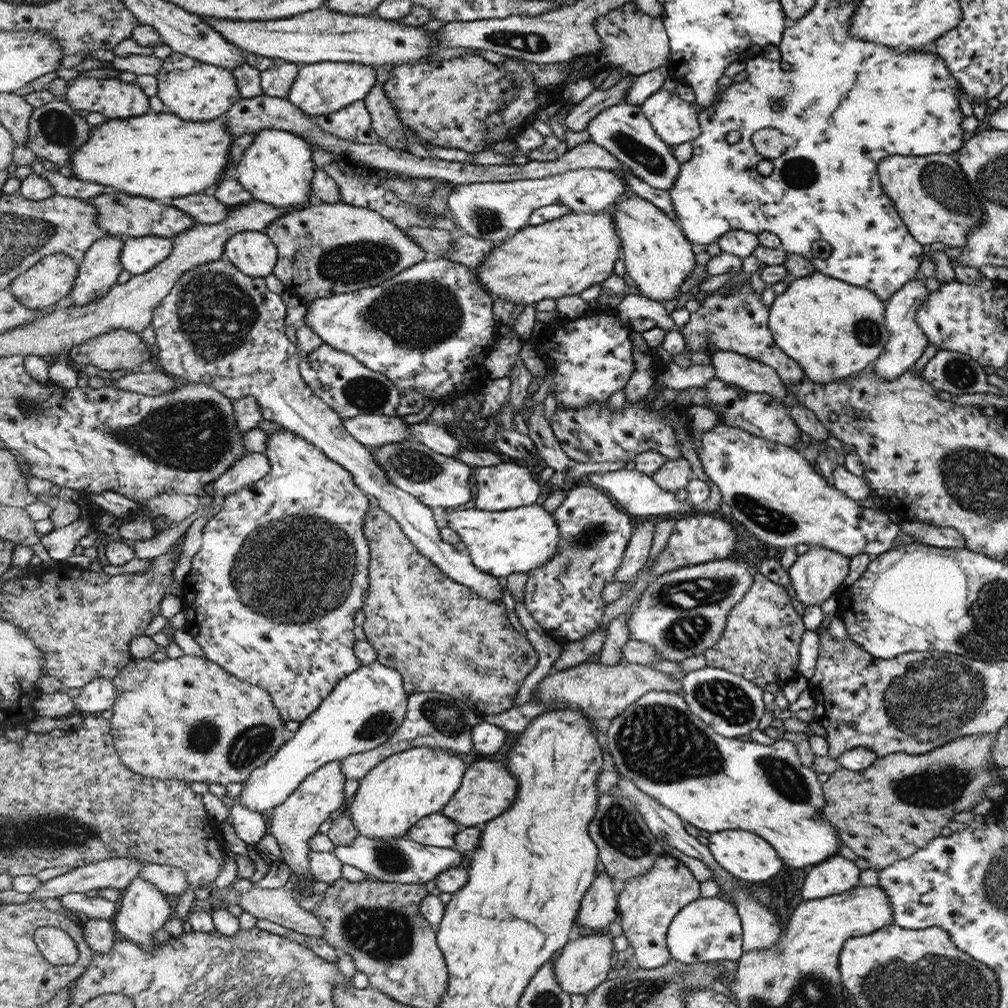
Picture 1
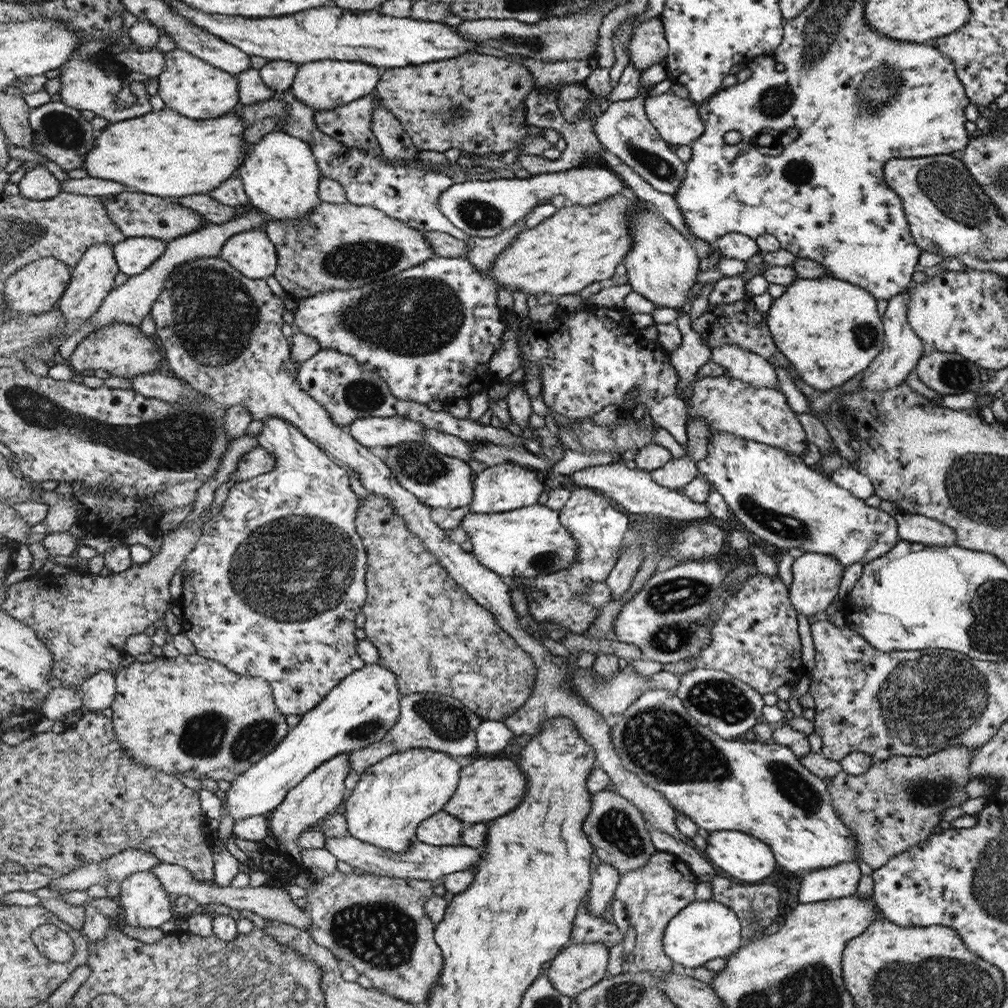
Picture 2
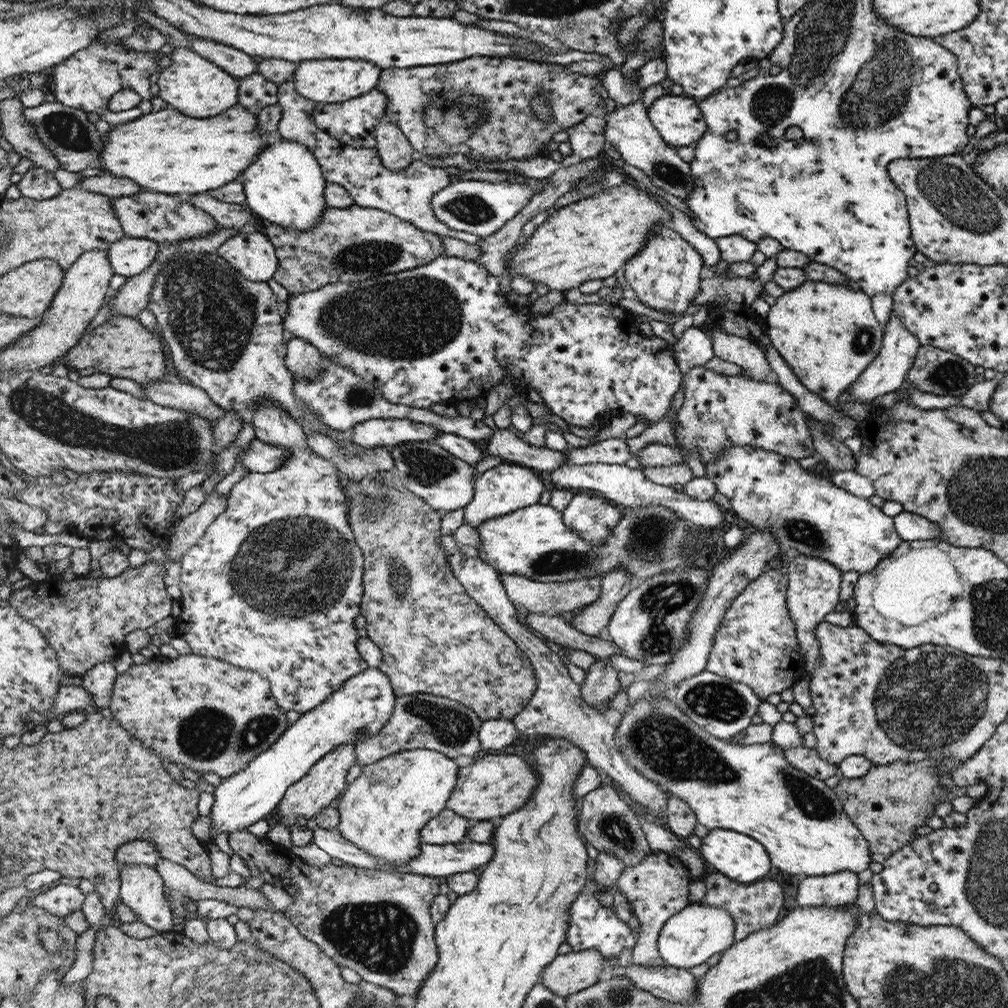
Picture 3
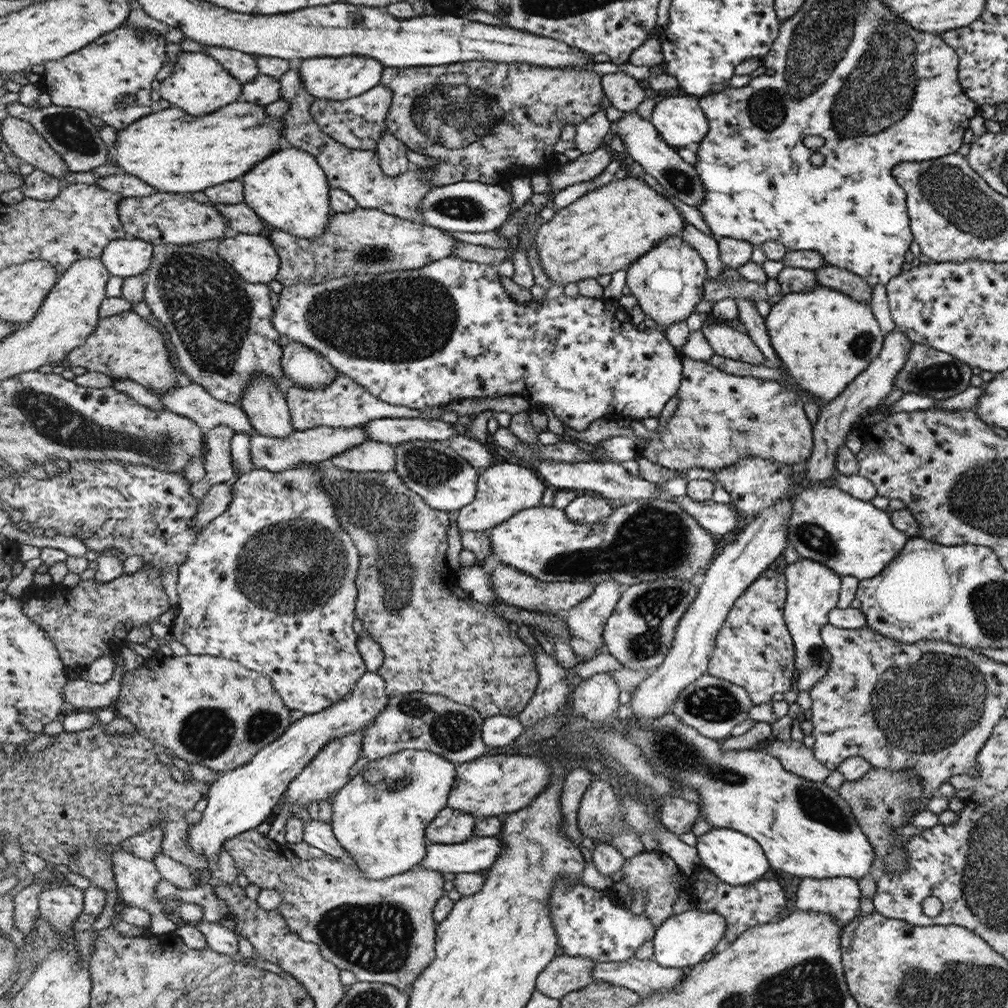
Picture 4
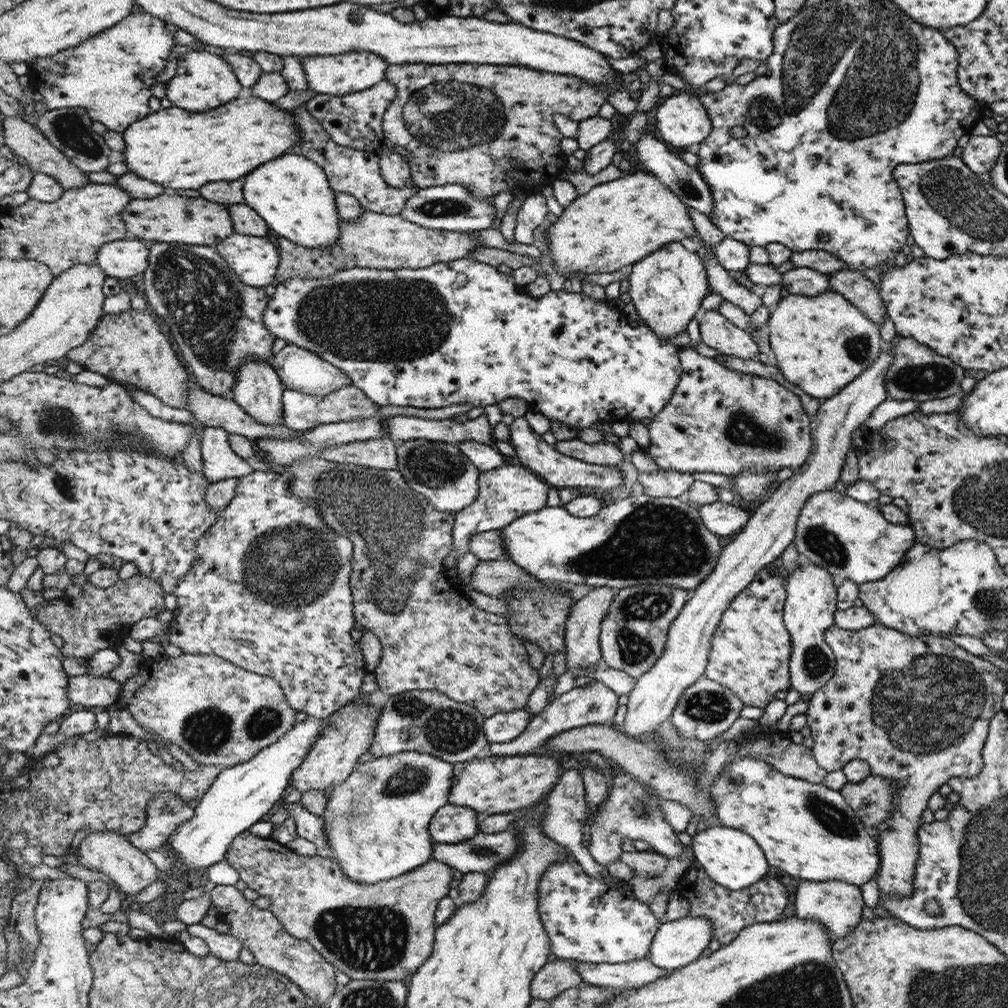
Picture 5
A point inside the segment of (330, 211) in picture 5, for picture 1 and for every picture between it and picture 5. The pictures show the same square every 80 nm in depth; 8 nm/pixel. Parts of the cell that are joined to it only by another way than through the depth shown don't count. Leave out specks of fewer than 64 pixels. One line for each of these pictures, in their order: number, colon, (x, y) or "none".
1: (278, 167)
2: (281, 177)
3: (285, 185)
4: (289, 190)

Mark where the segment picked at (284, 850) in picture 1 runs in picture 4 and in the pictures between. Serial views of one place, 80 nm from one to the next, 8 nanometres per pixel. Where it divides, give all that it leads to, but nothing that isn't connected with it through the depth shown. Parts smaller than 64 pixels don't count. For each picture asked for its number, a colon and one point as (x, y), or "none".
2: (321, 793)
3: (323, 785)
4: (330, 771)

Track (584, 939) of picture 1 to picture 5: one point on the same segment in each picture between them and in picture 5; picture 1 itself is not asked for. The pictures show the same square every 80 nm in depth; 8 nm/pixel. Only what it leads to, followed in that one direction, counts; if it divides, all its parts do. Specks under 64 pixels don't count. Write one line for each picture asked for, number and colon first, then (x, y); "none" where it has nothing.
2: (580, 966)
3: (573, 971)
4: (565, 974)
5: (560, 975)

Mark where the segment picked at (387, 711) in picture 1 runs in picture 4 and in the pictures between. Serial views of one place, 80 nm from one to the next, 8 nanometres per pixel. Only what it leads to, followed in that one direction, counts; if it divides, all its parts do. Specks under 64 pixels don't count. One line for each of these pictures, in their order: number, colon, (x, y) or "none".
2: (360, 710)
3: (359, 710)
4: (239, 800)

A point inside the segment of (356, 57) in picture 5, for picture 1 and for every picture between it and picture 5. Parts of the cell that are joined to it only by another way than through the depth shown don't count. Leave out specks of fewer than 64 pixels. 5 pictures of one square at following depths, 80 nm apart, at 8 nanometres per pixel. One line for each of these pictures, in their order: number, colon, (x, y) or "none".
1: (321, 88)
2: (323, 85)
3: (331, 81)
4: (334, 78)

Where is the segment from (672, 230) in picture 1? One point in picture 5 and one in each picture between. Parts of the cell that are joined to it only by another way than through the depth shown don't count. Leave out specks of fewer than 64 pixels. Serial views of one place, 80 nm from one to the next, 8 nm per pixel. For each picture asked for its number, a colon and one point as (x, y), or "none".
2: (662, 265)
3: (665, 274)
4: (667, 282)
5: (667, 286)

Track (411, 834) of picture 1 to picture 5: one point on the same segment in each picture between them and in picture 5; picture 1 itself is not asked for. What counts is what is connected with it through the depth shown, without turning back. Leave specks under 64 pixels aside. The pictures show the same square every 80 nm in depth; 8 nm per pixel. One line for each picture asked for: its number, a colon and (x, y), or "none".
2: (441, 829)
3: (448, 828)
4: (452, 826)
5: (452, 824)

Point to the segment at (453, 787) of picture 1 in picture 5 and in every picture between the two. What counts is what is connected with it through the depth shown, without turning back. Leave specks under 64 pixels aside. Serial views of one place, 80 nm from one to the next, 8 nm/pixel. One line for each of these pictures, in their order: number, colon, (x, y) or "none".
2: (393, 797)
3: (383, 812)
4: (380, 817)
5: (377, 823)

